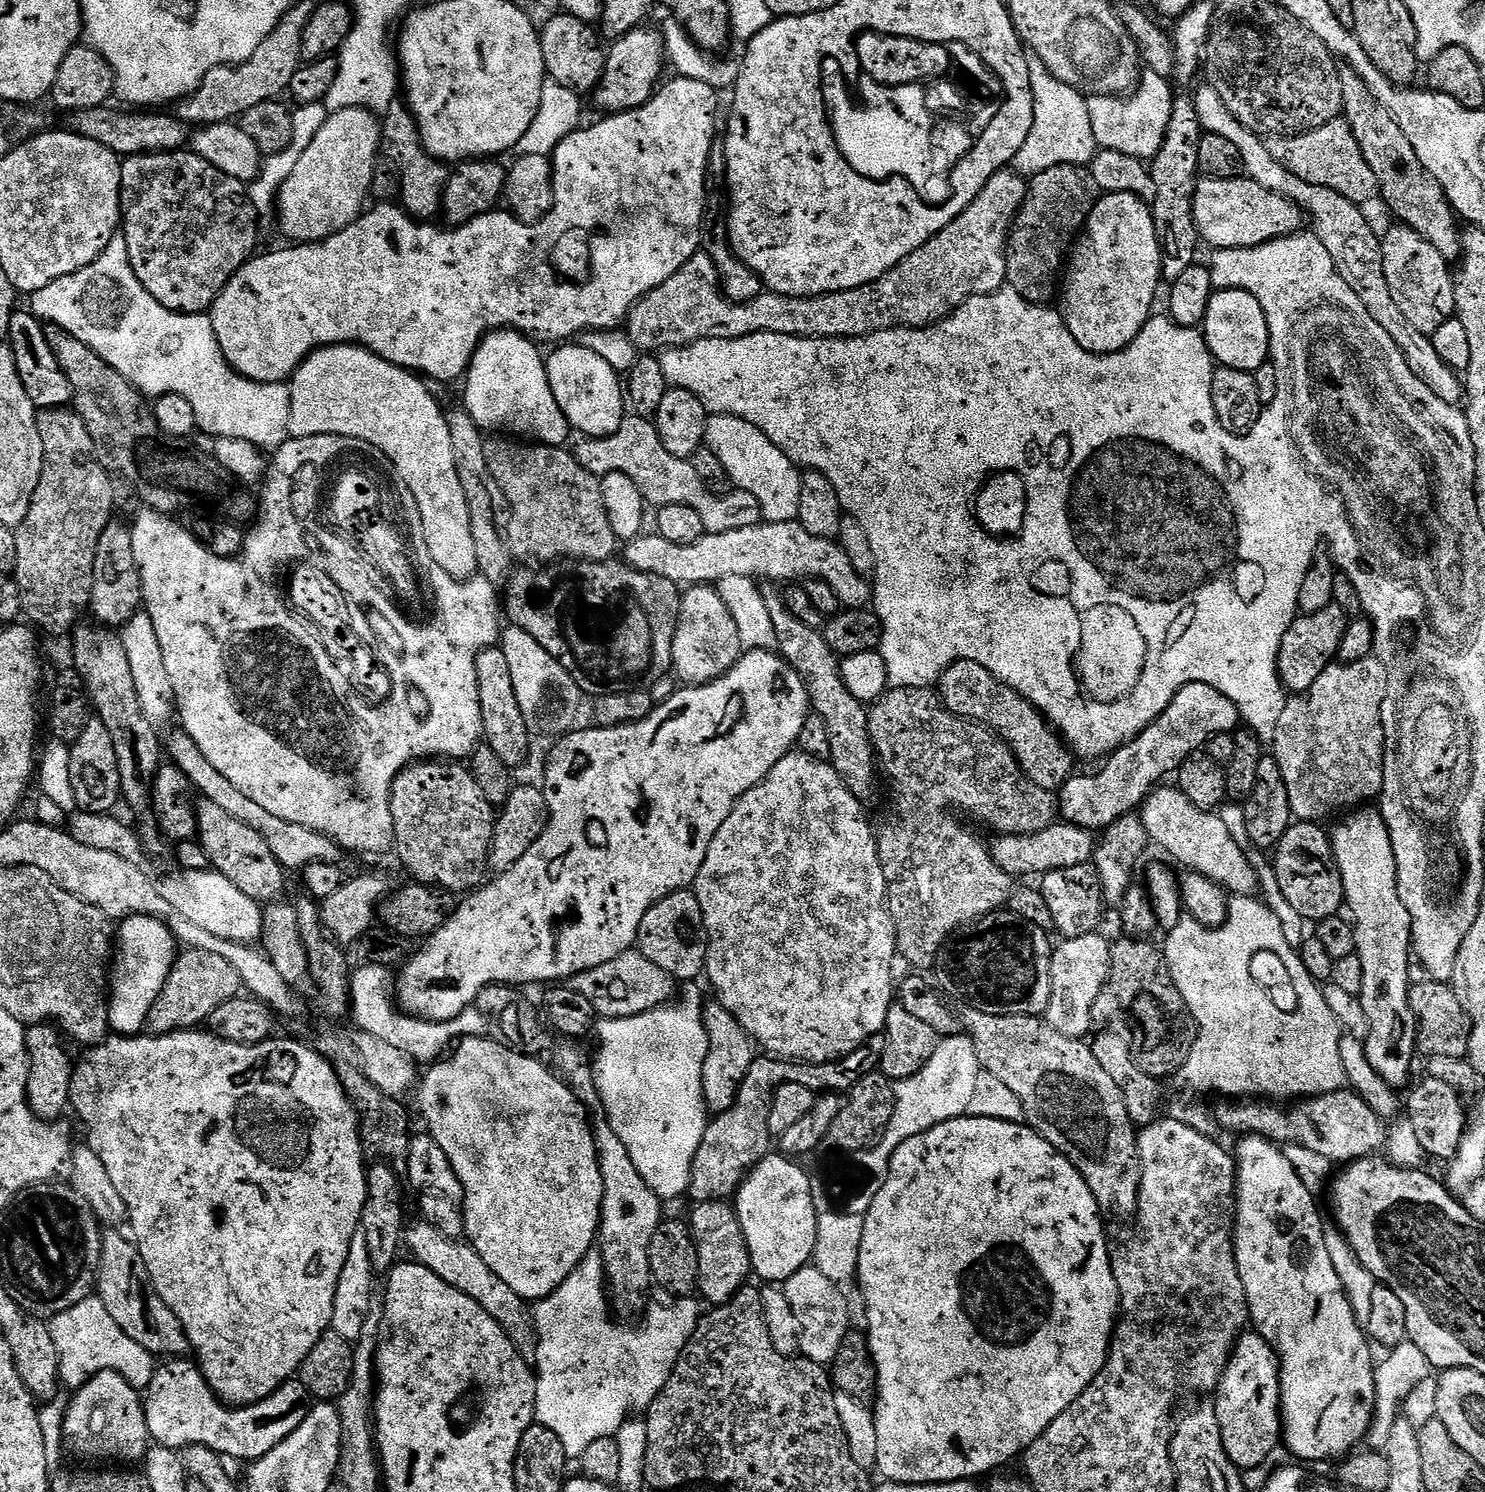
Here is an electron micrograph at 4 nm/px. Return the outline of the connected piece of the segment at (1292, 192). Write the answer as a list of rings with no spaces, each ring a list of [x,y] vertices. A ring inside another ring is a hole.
[[[1201,86],[1194,92],[1194,99],[1201,129],[1227,138],[1228,141],[1234,142],[1234,146],[1238,146],[1238,150],[1242,150],[1247,179],[1258,182],[1258,186],[1266,186],[1266,190],[1282,194],[1284,198],[1300,207],[1301,212],[1310,221],[1311,231],[1320,239],[1322,246],[1326,246],[1330,258],[1334,258],[1334,266],[1340,272],[1346,286],[1350,286],[1350,290],[1354,290],[1354,294],[1362,298],[1362,306],[1370,310],[1370,318],[1374,318],[1374,322],[1378,322],[1378,326],[1382,326],[1382,330],[1386,330],[1386,334],[1394,338],[1412,373],[1422,378],[1422,382],[1426,382],[1426,386],[1430,386],[1430,390],[1434,390],[1438,398],[1442,398],[1447,404],[1459,405],[1462,400],[1461,377],[1448,368],[1446,362],[1442,362],[1442,358],[1438,358],[1438,350],[1434,350],[1432,337],[1422,334],[1422,330],[1417,330],[1406,319],[1406,314],[1402,314],[1398,302],[1394,302],[1394,297],[1390,295],[1380,249],[1381,237],[1378,232],[1376,236],[1371,222],[1364,217],[1365,209],[1350,202],[1350,198],[1342,198],[1338,190],[1314,186],[1314,182],[1305,182],[1303,178],[1298,178],[1298,174],[1290,174],[1290,170],[1286,170],[1282,162],[1278,162],[1278,158],[1270,154],[1268,144],[1255,132],[1251,132],[1245,124],[1238,122],[1238,118],[1234,118],[1230,110],[1226,110],[1222,98],[1218,98],[1218,90]]]

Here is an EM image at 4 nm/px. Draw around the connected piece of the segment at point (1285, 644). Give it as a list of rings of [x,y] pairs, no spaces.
[[[1333,602],[1326,610],[1318,610],[1318,614],[1309,616],[1300,614],[1286,630],[1280,647],[1280,657],[1276,665],[1280,671],[1280,681],[1289,693],[1299,694],[1310,690],[1314,682],[1340,655],[1340,643],[1346,634],[1350,617]]]

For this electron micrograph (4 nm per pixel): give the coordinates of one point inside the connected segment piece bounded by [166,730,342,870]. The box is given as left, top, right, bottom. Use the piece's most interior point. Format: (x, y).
(294, 846)

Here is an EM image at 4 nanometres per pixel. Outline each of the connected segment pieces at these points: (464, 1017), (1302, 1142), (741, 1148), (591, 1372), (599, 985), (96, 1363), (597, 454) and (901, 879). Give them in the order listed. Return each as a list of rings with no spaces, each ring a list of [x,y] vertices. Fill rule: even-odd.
[[[365,963],[362,966],[353,971],[349,988],[350,1014],[356,1022],[355,1027],[389,1043],[391,1047],[396,1047],[421,1065],[431,1065],[441,1059],[457,1042],[471,1036],[485,1035],[489,1031],[486,1018],[482,1018],[482,1013],[475,1006],[462,1010],[462,1014],[454,1018],[442,1021],[423,1020],[401,1012],[396,1005],[393,973],[377,964]]]
[[[1347,1087],[1336,1092],[1305,1098],[1299,1102],[1288,1102],[1281,1106],[1267,1098],[1240,1098],[1235,1102],[1220,1102],[1216,1108],[1216,1120],[1236,1138],[1245,1136],[1261,1136],[1281,1146],[1299,1146],[1314,1150],[1314,1154],[1322,1154],[1322,1158],[1332,1161],[1336,1166],[1347,1166],[1354,1160],[1364,1160],[1377,1155],[1376,1152],[1388,1143],[1389,1129],[1386,1120],[1380,1117],[1363,1101],[1356,1091]]]
[[[883,1034],[871,1036],[861,1048],[856,1048],[843,1060],[826,1064],[806,1064],[777,1058],[771,1054],[761,1055],[750,1066],[746,1078],[739,1088],[738,1098],[730,1110],[713,1117],[705,1130],[691,1168],[689,1197],[695,1203],[702,1201],[727,1201],[735,1197],[747,1174],[758,1166],[770,1152],[764,1149],[764,1140],[773,1143],[773,1136],[760,1132],[760,1096],[768,1088],[777,1088],[786,1082],[798,1082],[817,1094],[844,1094],[853,1088],[866,1074],[877,1071],[886,1050]]]
[[[599,1251],[589,1252],[586,1258],[544,1300],[535,1301],[534,1315],[540,1345],[536,1348],[534,1371],[536,1373],[536,1419],[562,1441],[570,1460],[578,1460],[587,1447],[598,1438],[615,1437],[622,1425],[627,1424],[635,1408],[647,1409],[662,1390],[672,1373],[672,1367],[680,1359],[680,1353],[688,1344],[698,1323],[695,1299],[677,1299],[672,1309],[663,1309],[653,1303],[646,1308],[648,1321],[637,1328],[614,1317],[610,1307],[610,1292],[606,1287],[604,1262]]]
[[[629,950],[618,954],[618,958],[610,958],[610,962],[602,962],[602,966],[594,966],[594,970],[586,970],[573,976],[570,986],[584,995],[594,1006],[597,1017],[606,1019],[630,1018],[632,1015],[644,1014],[660,1005],[669,1003],[677,995],[678,984],[666,970],[654,966],[650,958],[646,958],[638,950]]]
[[[90,1295],[82,1302],[78,1302],[78,1306],[70,1306],[70,1310],[51,1317],[50,1327],[54,1346],[58,1346],[60,1382],[65,1389],[78,1389],[91,1376],[97,1376],[103,1372],[122,1374],[122,1378],[126,1378],[126,1382],[130,1382],[130,1386],[134,1386],[137,1390],[147,1390],[150,1386],[152,1375],[156,1373],[158,1367],[157,1361],[151,1352],[146,1351],[142,1346],[138,1346],[138,1342],[134,1342],[134,1338],[130,1338],[130,1334],[126,1334],[122,1330],[122,1326],[118,1326],[118,1322],[114,1322],[114,1318],[110,1318],[110,1310],[106,1310],[106,1306],[100,1301],[99,1295]]]
[[[635,414],[625,415],[622,426],[609,436],[584,438],[574,448],[576,461],[590,474],[603,478],[606,474],[626,474],[626,478],[634,478],[634,486],[642,490],[645,505],[659,510],[671,504],[690,506],[698,510],[702,517],[705,533],[710,535],[725,534],[726,531],[742,530],[746,526],[761,523],[760,503],[754,494],[746,494],[739,490],[731,490],[725,496],[711,492],[704,485],[704,480],[696,476],[695,463],[674,458],[666,446],[662,446],[662,438],[658,434],[655,423],[651,419]]]
[[[896,686],[891,690],[885,691],[879,700],[871,705],[868,714],[868,729],[872,739],[872,748],[876,752],[878,768],[881,773],[888,775],[888,780],[892,783],[892,808],[888,821],[884,825],[879,825],[876,837],[876,847],[880,850],[880,865],[886,878],[888,887],[888,915],[894,922],[896,931],[896,950],[901,961],[905,960],[908,964],[913,964],[913,969],[924,970],[928,968],[940,956],[940,951],[945,951],[946,945],[955,937],[956,933],[965,926],[973,924],[984,916],[989,916],[992,912],[1001,911],[1008,903],[1008,895],[1012,893],[1014,887],[1013,877],[1005,874],[994,862],[989,845],[983,844],[962,821],[956,817],[956,812],[965,812],[968,816],[973,816],[976,820],[981,820],[988,828],[993,828],[993,833],[1006,836],[1030,836],[1040,830],[1046,830],[1051,824],[1058,820],[1058,800],[1055,795],[1042,786],[1034,786],[1030,778],[1022,770],[1022,766],[1017,762],[1015,754],[1010,750],[1010,746],[995,732],[990,731],[985,724],[975,724],[972,720],[964,720],[960,716],[950,714],[946,706],[940,700],[939,691],[930,689],[928,686]]]

